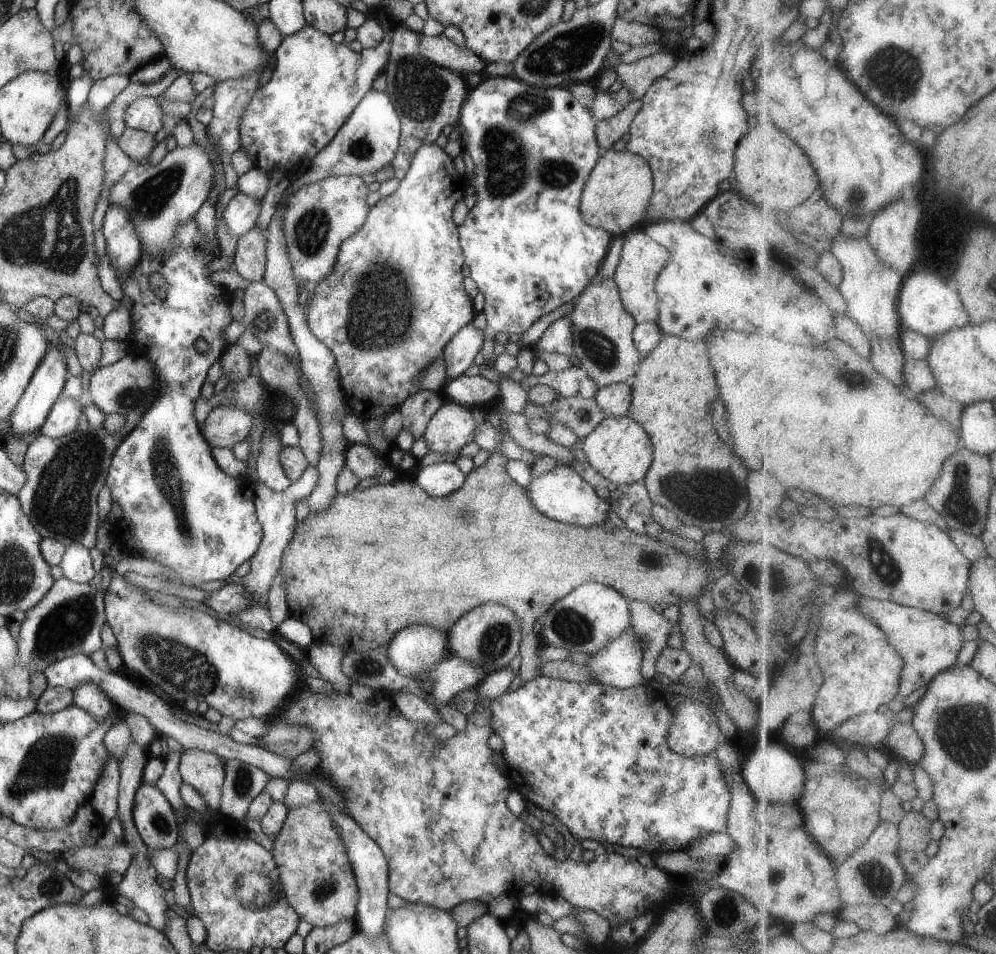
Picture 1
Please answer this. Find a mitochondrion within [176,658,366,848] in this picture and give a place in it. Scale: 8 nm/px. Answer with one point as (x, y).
(243, 781)

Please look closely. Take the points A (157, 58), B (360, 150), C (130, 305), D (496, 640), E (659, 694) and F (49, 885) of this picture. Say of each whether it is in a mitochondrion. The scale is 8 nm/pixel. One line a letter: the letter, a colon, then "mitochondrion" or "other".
A: other
B: mitochondrion
C: other
D: mitochondrion
E: other
F: mitochondrion

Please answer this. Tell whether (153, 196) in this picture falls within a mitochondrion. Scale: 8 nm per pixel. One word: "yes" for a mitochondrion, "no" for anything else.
yes

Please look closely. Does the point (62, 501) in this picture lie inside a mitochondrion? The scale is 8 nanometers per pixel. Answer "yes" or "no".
yes

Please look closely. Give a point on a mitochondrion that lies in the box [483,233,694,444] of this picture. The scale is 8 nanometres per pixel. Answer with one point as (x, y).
(600, 350)

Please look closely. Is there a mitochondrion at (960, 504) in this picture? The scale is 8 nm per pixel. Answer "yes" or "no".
yes

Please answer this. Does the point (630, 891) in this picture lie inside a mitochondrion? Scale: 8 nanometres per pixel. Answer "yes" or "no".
no

